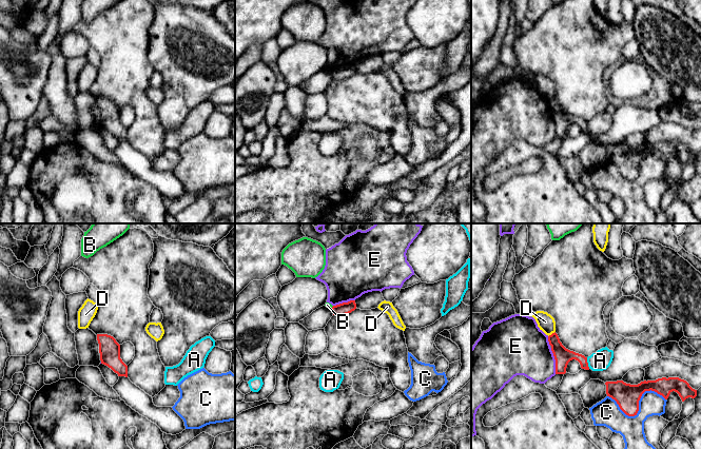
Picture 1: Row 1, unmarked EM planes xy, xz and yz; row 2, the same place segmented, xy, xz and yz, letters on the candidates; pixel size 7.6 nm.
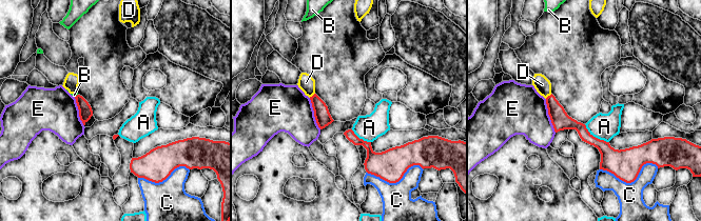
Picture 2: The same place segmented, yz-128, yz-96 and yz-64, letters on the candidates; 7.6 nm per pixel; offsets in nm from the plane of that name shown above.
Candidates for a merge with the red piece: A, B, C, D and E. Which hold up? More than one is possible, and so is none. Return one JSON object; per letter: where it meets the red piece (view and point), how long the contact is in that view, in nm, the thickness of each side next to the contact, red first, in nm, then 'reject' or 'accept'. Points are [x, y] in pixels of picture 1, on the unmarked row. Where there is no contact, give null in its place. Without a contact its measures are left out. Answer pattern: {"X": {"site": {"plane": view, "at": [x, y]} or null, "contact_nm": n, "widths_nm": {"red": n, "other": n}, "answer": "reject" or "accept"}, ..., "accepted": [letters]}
{"A": {"site": {"plane": "yz", "at": [587, 127]}, "contact_nm": 90, "widths_nm": {"red": 130, "other": 150}, "answer": "reject"}, "B": {"site": {"plane": "xz", "at": [332, 71]}, "contact_nm": 30, "widths_nm": {"red": 90, "other": 40}, "answer": "reject"}, "C": {"site": {"plane": "yz", "at": [638, 171]}, "contact_nm": 440, "widths_nm": {"red": 190, "other": 200}, "answer": "reject"}, "D": {"site": {"plane": "yz", "at": [552, 97]}, "contact_nm": 70, "widths_nm": {"red": 130, "other": 130}, "answer": "reject"}, "E": {"site": {"plane": "yz", "at": [556, 124]}, "contact_nm": 200, "widths_nm": {"red": 130, "other": 380}, "answer": "reject"}, "accepted": []}

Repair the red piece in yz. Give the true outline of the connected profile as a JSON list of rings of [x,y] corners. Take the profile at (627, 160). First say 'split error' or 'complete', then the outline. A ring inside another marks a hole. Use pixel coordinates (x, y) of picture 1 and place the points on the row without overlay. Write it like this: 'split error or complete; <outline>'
complete; [[[662,141],[656,144],[644,144],[638,149],[626,148],[623,144],[606,145],[606,158],[617,165],[620,173],[628,180],[637,179],[639,175],[639,164],[645,155],[655,155],[665,163],[675,155],[682,165],[686,162],[695,162],[697,154],[679,141]]]

